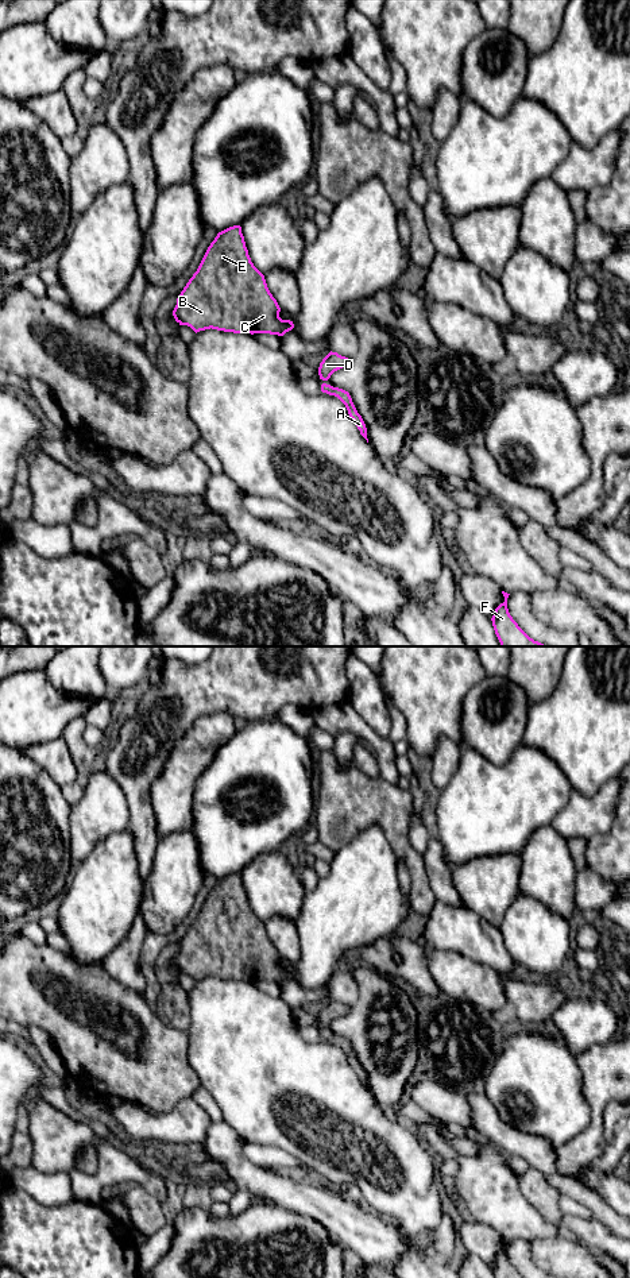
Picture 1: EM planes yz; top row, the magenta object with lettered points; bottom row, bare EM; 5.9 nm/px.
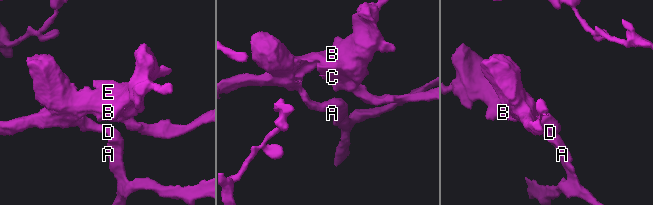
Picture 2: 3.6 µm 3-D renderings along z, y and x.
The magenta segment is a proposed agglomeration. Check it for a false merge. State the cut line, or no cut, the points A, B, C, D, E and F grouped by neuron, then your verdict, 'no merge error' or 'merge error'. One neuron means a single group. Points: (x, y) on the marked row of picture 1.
no cut | A B C D E F | no merge error

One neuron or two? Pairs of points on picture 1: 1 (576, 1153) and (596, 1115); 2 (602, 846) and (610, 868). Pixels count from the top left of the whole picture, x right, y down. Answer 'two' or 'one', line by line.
1: one
2: one

